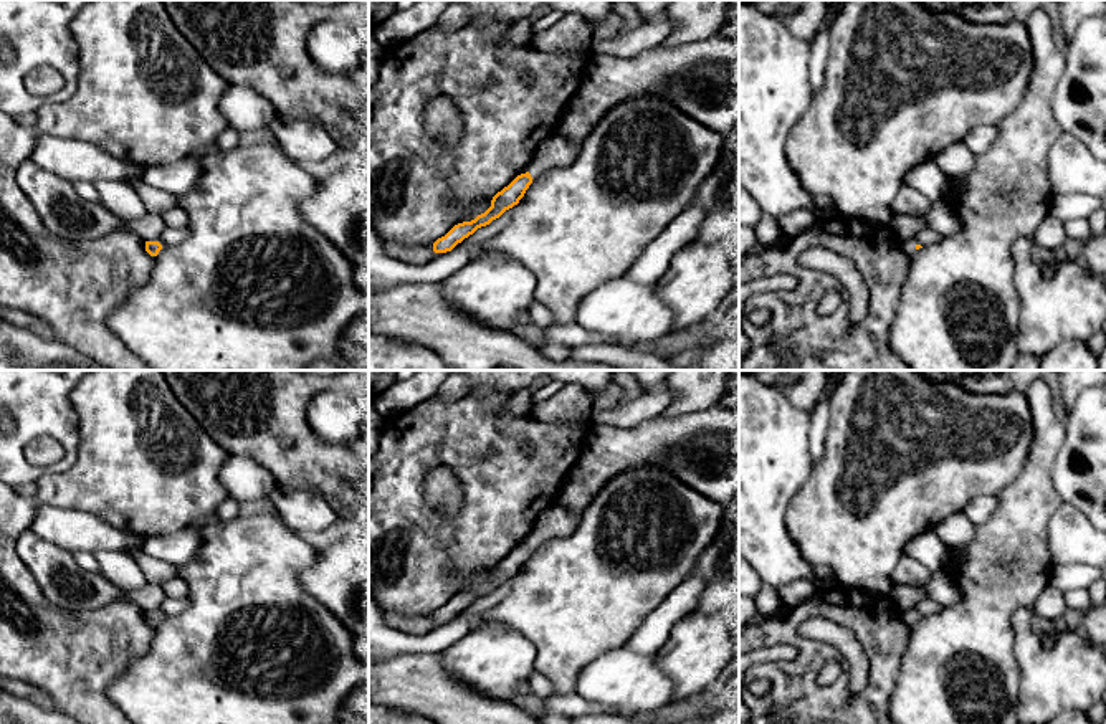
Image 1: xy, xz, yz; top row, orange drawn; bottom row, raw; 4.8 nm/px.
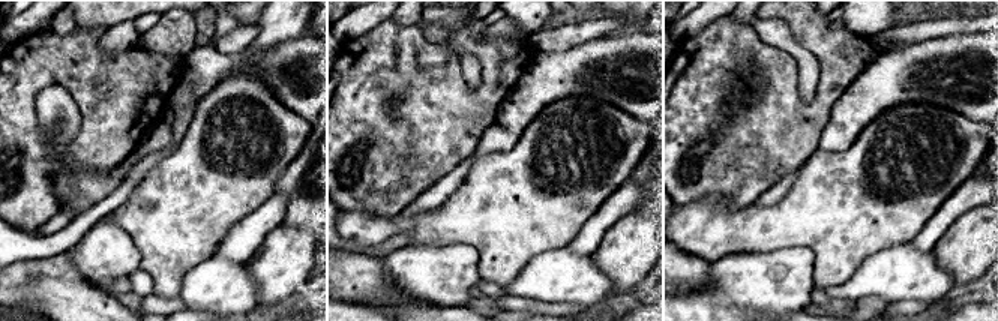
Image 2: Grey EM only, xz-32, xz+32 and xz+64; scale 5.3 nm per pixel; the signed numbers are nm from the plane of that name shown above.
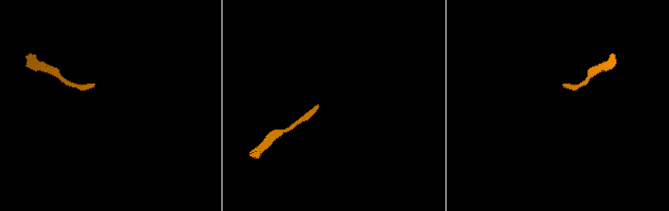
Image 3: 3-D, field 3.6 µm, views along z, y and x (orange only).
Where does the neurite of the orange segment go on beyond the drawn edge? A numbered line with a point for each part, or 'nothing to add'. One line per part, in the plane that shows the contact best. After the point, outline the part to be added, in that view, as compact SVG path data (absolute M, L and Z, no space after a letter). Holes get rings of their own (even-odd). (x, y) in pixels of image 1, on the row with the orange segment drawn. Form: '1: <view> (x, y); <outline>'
1: xz (701, 78); M714 35L679 46L656 46L633 58L620 58L607 48L595 48L575 96L560 116L554 132L537 145L531 160L531 177L570 165L584 139L607 111L625 99L655 94L683 114L722 137L739 129L739 45L734 36Z

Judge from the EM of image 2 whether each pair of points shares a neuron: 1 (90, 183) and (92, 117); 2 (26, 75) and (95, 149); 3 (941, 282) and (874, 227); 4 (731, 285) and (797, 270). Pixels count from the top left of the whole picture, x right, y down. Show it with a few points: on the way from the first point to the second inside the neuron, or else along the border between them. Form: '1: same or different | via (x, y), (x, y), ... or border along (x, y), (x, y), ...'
1: different | border along (69, 144), (75, 167), (108, 170), (125, 159)
2: same | via (54, 75), (65, 75), (95, 105), (95, 120)
3: different | border along (910, 240), (877, 251), (865, 261)
4: same | via (748, 285), (772, 285), (781, 281)

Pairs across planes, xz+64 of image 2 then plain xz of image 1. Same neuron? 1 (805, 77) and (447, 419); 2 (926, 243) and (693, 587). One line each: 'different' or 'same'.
1: different
2: same

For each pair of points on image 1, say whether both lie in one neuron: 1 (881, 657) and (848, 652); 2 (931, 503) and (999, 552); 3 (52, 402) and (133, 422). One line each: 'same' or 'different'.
1: different
2: different
3: different

